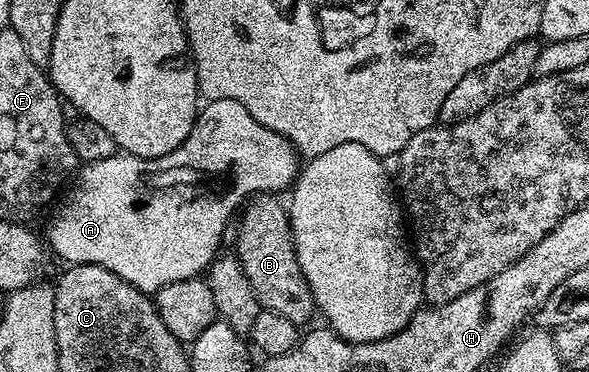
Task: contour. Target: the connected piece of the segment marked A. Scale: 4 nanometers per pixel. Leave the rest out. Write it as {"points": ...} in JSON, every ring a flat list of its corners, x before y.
{"points":[[237,99,207,101,200,108,193,123,193,131,189,131,185,143,181,143,181,147,169,151,169,155,161,155,160,157,116,155,109,159,101,159,100,161,84,164,78,170,77,178,79,177,79,182,76,183,75,189,68,188,62,194,62,197,64,196,63,202,61,202,61,197,58,204,54,206,54,209,56,208,55,214,52,215,51,222,47,225,45,241,49,246,50,252,52,249,61,260,67,261,63,263,70,263,71,265,100,265,109,271,113,271,118,277,125,279,133,287,140,289,142,293,153,295,161,287,165,287,169,283,177,283,190,277,199,277,220,252,221,246,219,244,223,241,223,232,226,231,227,224,231,221,231,216,233,216,233,221,237,210,244,204,245,199,256,193,274,193,279,195,282,194,282,189,283,192,290,190,295,183,295,174,299,172,300,168,301,158,296,153,295,148,292,147,291,141,281,135,277,135,273,131,269,131,269,127,257,123,257,119,253,119,253,115,249,115,249,111,245,111,245,107,241,107,241,103,237,103]]}

